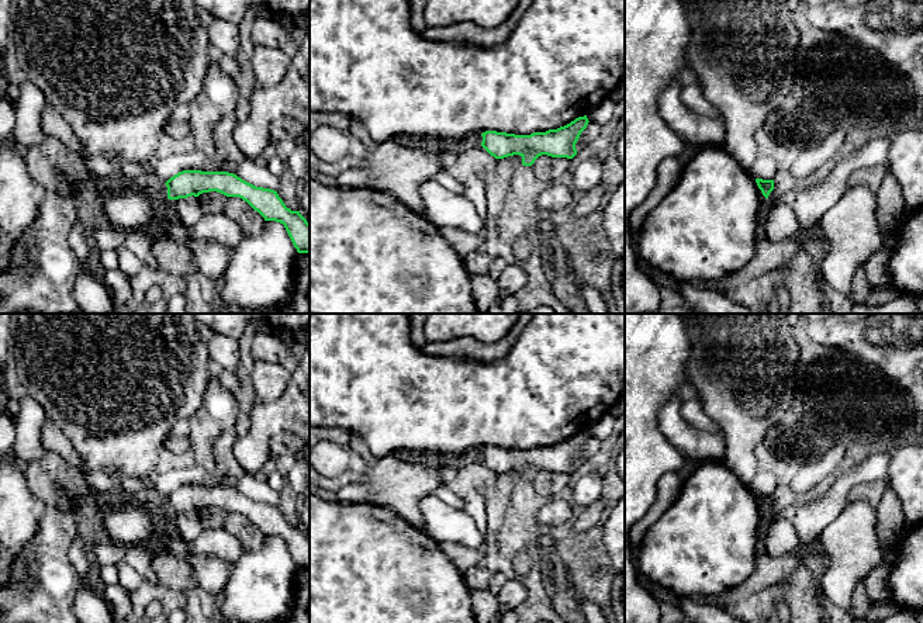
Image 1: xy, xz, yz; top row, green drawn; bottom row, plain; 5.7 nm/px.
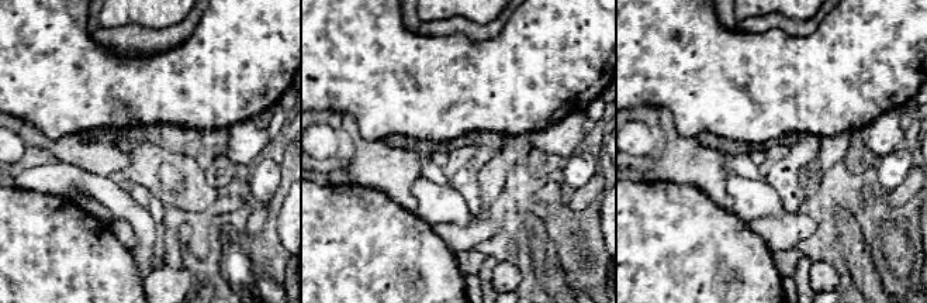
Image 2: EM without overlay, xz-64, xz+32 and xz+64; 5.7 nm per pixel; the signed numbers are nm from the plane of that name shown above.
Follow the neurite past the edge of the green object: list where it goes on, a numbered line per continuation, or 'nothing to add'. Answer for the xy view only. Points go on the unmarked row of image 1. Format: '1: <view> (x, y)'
nothing to add

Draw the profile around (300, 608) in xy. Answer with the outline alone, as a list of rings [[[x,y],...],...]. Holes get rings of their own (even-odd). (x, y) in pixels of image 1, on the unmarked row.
[[[297,568],[290,615],[280,623],[310,623],[310,568]]]

